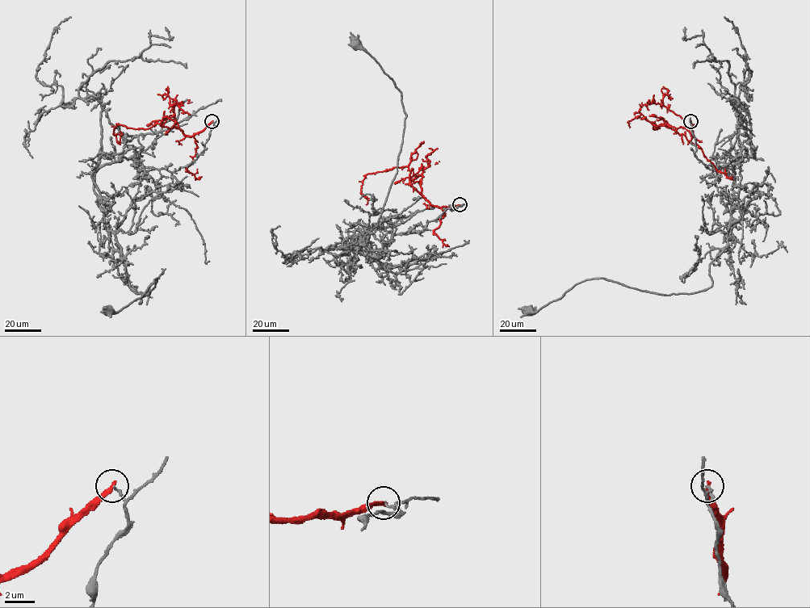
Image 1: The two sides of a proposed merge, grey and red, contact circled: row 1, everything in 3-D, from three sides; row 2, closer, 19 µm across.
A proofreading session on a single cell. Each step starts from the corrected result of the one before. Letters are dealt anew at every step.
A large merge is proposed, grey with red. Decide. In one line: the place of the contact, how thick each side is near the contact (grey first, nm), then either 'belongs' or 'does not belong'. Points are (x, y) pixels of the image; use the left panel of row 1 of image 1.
place (211, 121); calibres 150 and 280 nm; does not belong

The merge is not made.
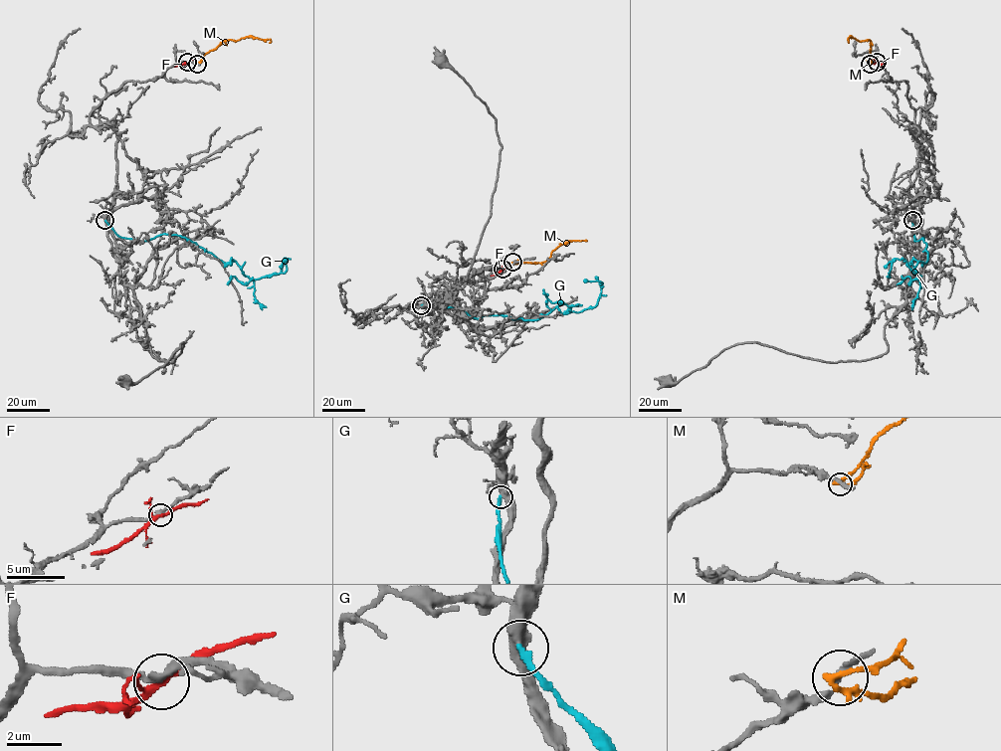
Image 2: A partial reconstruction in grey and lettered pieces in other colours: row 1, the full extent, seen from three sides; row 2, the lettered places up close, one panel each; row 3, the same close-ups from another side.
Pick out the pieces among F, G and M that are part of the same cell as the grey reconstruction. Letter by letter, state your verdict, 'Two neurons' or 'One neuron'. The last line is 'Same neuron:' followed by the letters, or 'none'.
F: Two neurons
G: Two neurons
M: Two neurons
Same neuron: none

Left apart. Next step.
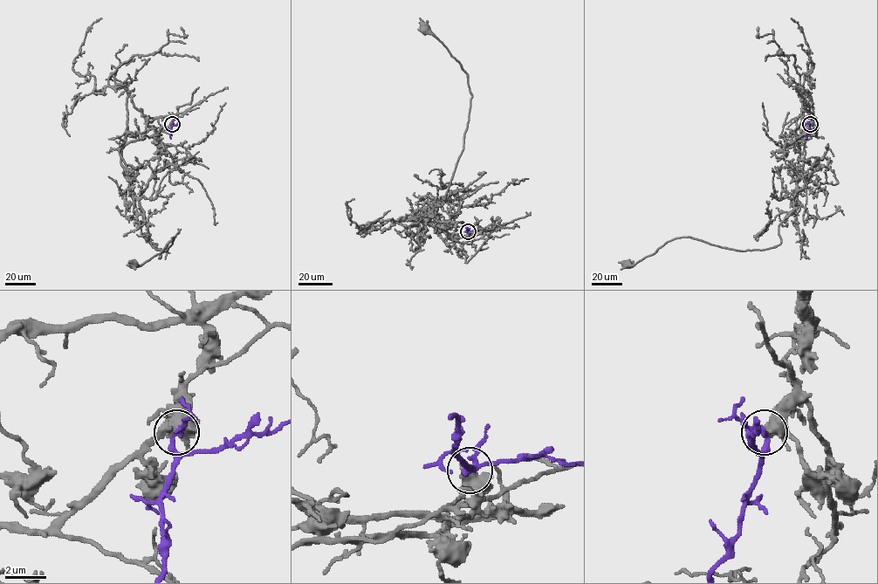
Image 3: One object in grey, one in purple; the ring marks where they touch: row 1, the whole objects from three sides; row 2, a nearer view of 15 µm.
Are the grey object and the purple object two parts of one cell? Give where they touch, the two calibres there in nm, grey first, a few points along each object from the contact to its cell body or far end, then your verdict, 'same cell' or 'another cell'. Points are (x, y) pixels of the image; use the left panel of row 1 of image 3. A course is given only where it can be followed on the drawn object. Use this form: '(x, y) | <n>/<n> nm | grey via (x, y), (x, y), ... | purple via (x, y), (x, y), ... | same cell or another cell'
(172, 124) | 480/240 nm | grey via (172, 124), (120, 150), (129, 193), (144, 213), (151, 245), (167, 250), (175, 237), (142, 264), (133, 264) | purple via (172, 124), (170, 139) | same cell

